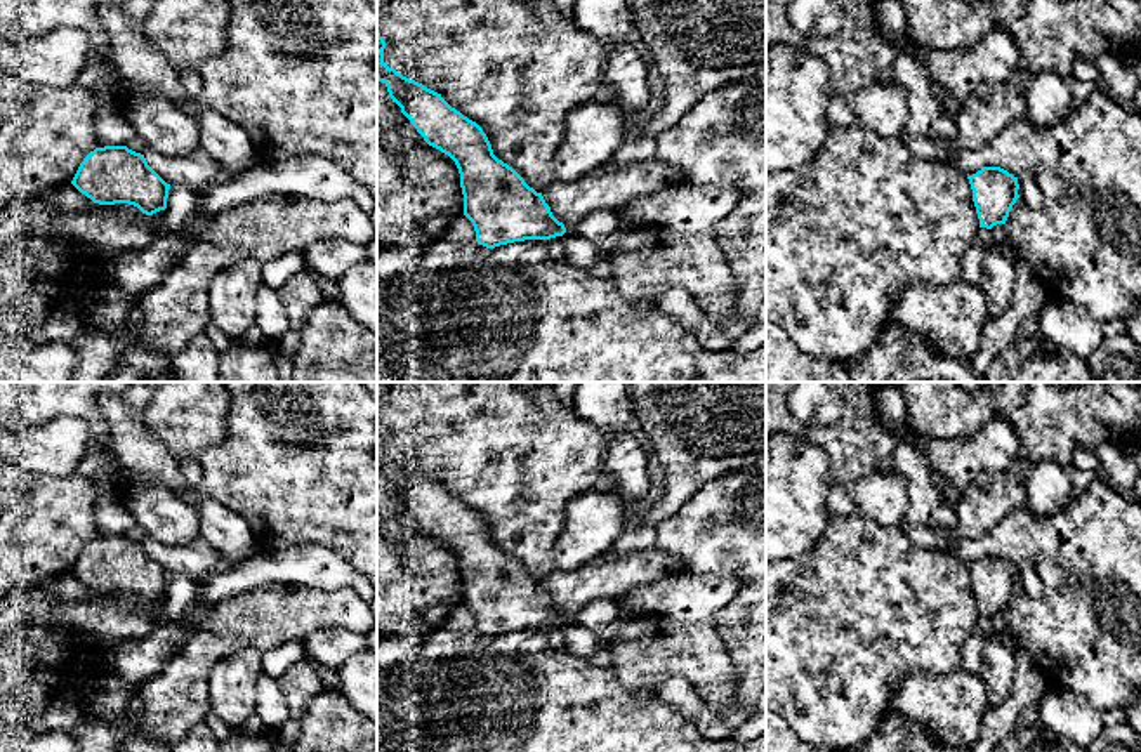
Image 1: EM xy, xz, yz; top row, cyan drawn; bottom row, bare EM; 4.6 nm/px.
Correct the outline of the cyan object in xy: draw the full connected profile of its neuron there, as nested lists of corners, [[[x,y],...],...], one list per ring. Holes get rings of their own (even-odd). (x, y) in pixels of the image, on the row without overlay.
[[[104,535],[90,540],[71,573],[94,592],[129,592],[153,604],[167,597],[170,573],[127,535]]]

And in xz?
[[[377,420],[377,469],[387,476],[392,491],[401,497],[401,502],[412,511],[424,530],[455,551],[464,584],[464,604],[474,615],[476,630],[486,637],[495,637],[514,630],[563,625],[566,617],[552,604],[542,582],[530,577],[512,556],[493,544],[483,518],[452,497],[441,483],[389,457],[384,452],[384,438],[386,431]]]

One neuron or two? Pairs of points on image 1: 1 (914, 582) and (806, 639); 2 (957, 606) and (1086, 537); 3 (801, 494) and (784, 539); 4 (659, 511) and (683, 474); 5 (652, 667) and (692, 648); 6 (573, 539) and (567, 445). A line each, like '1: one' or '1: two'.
1: one
2: two
3: one
4: one
5: one
6: two

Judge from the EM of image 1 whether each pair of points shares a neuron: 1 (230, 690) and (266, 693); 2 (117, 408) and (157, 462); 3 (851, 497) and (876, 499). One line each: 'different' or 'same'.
1: different
2: same
3: same

